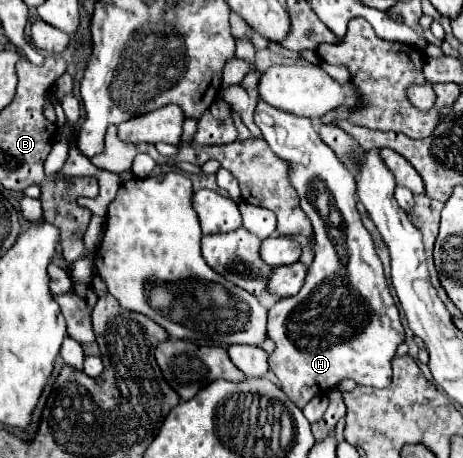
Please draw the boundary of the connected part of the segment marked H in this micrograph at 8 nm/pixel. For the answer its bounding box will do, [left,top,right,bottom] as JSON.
[254,99,404,409]

